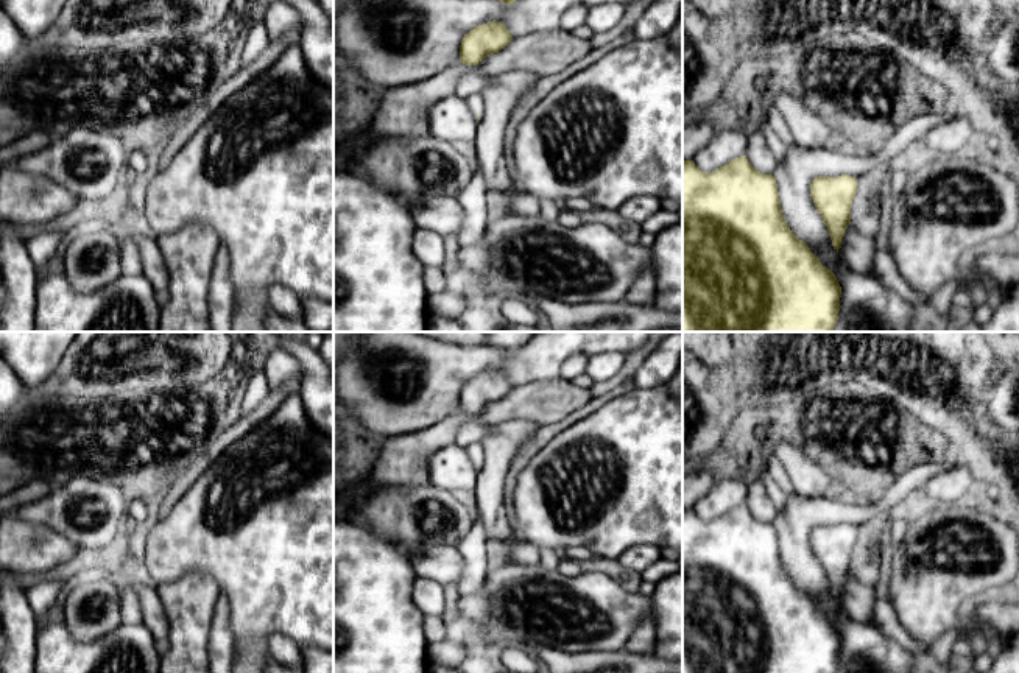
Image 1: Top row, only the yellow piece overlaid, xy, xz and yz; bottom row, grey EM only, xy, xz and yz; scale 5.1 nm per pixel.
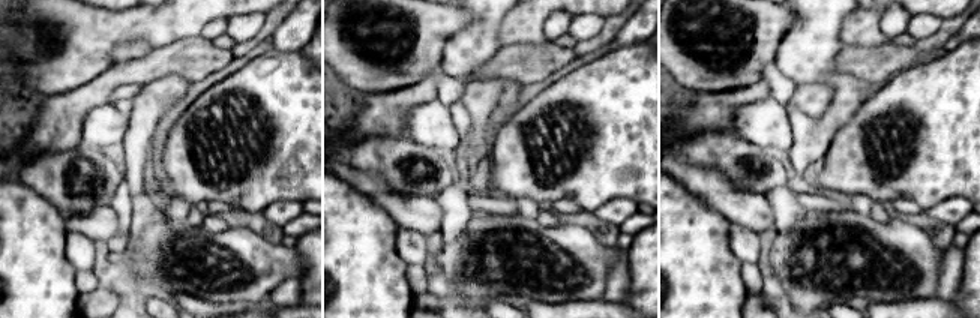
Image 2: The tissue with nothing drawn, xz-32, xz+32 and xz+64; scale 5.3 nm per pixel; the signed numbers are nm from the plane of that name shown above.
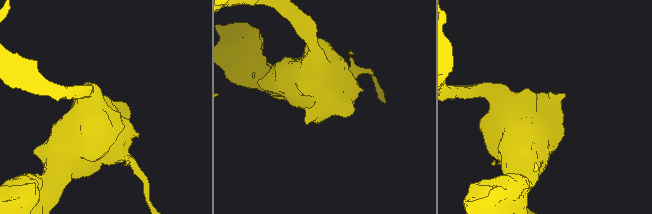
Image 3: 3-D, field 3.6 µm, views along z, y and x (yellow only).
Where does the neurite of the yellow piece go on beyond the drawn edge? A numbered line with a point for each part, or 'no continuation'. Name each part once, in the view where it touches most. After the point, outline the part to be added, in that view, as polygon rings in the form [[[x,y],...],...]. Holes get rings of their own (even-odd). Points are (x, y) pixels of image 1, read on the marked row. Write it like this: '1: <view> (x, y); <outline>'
no continuation

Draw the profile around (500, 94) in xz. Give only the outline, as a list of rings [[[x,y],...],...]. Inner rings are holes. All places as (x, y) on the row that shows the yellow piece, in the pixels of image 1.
[[[511,70],[499,76],[488,76],[480,95],[478,151],[481,160],[491,165],[500,153],[500,137],[517,103],[536,86],[539,76],[528,70]]]

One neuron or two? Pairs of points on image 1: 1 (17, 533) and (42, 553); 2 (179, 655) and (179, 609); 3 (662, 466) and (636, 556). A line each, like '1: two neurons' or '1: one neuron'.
1: one neuron
2: one neuron
3: two neurons

